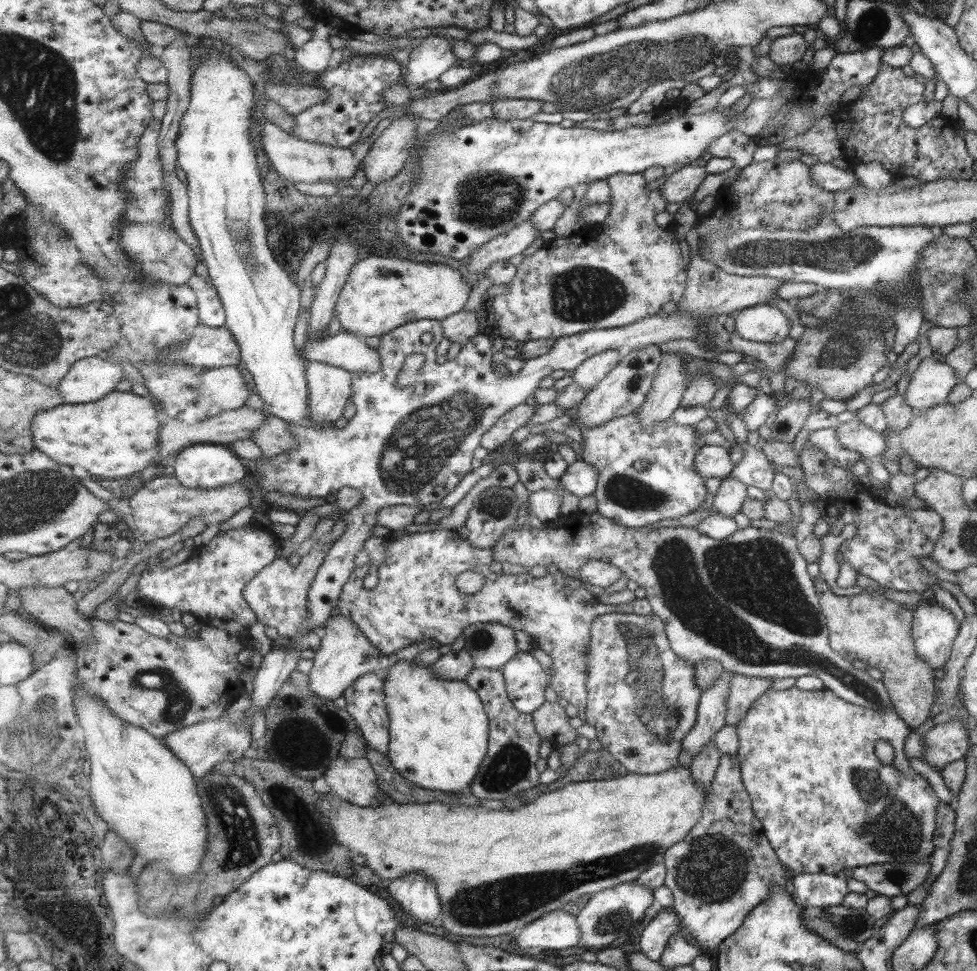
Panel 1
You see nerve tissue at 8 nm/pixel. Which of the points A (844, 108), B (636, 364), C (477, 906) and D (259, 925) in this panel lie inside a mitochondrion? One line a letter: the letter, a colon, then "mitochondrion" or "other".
A: other
B: other
C: mitochondrion
D: other

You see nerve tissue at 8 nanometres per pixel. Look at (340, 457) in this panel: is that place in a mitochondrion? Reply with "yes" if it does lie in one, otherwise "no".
no

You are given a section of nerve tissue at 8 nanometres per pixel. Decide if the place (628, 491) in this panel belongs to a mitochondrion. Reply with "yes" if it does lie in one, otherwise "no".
yes

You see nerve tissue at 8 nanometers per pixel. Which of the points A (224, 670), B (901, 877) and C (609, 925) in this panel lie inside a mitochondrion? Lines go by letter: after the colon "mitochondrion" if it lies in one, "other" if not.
A: other
B: mitochondrion
C: mitochondrion

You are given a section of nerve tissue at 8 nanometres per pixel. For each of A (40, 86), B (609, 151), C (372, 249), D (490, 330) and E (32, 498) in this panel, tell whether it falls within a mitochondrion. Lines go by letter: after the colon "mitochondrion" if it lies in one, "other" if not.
A: mitochondrion
B: other
C: other
D: other
E: mitochondrion

